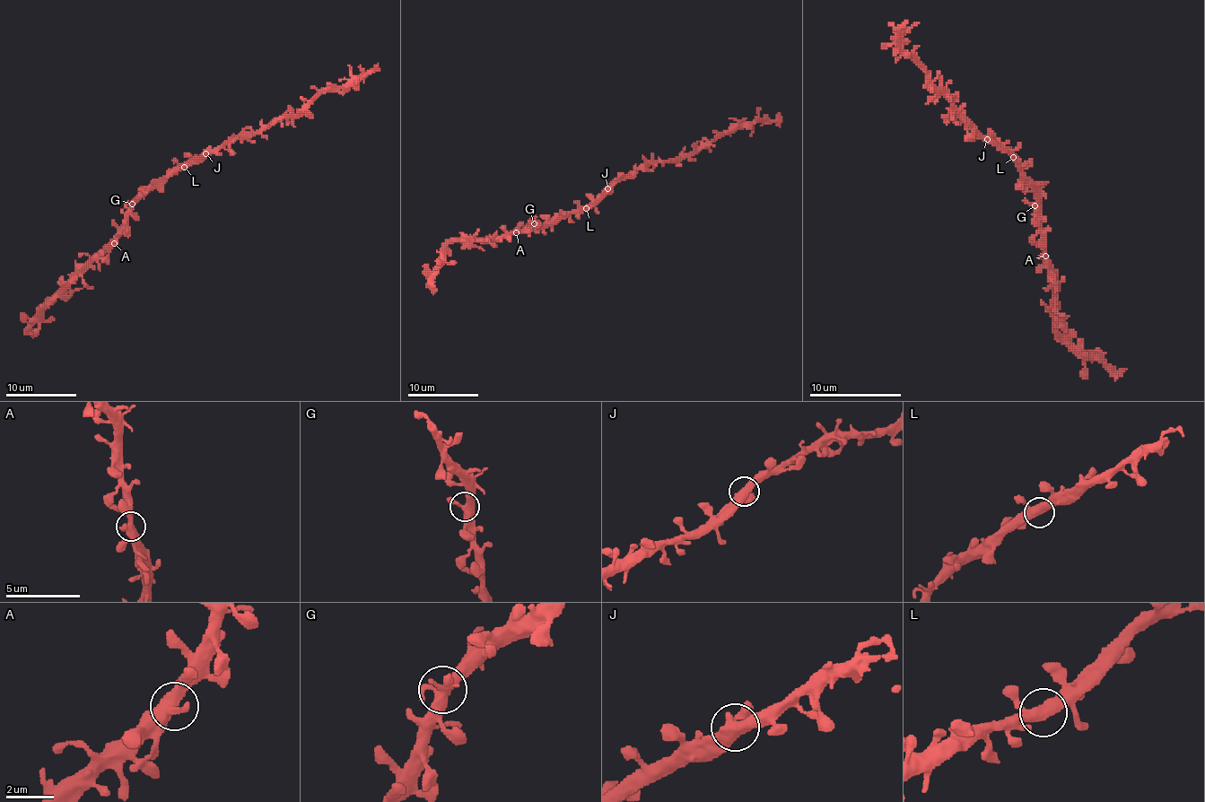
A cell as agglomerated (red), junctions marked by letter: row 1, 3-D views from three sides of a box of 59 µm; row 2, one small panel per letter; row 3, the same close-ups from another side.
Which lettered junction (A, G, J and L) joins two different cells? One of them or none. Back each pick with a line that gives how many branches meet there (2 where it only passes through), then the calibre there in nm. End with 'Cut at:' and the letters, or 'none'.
Cut at: none

